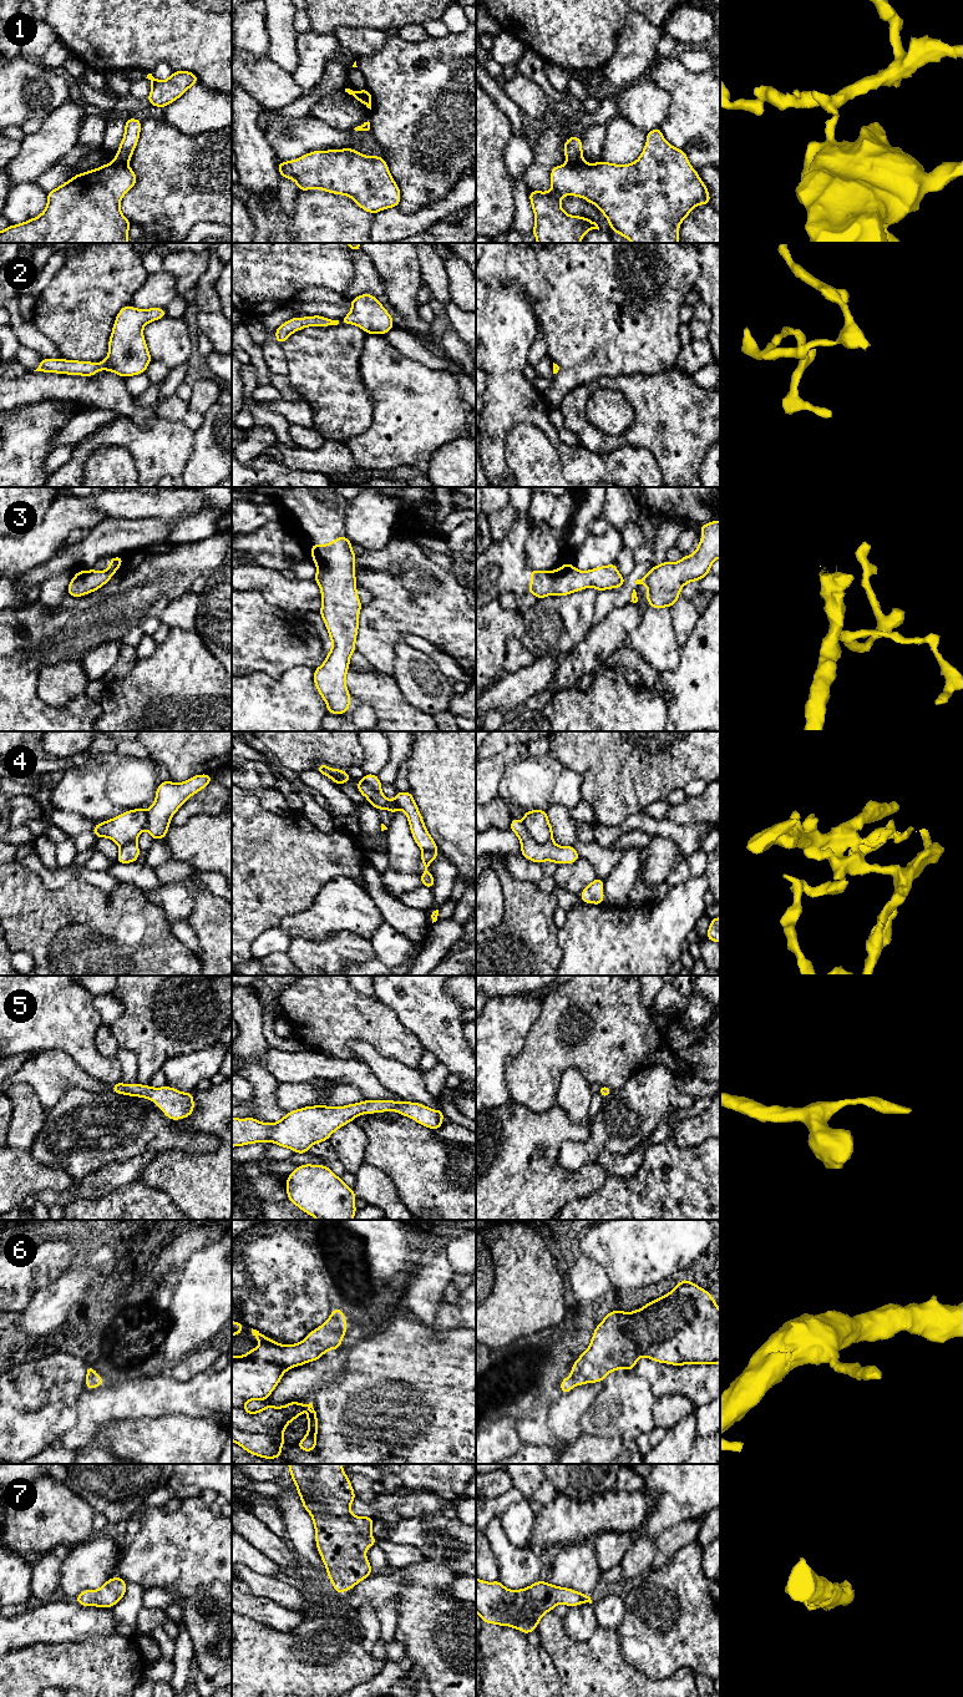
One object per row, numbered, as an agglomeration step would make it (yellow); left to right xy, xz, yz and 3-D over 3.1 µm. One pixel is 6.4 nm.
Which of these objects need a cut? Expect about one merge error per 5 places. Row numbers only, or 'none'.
1, 4

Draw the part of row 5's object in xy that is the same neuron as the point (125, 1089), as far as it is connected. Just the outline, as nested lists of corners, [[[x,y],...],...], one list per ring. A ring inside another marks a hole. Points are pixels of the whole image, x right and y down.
[[[118,1081],[112,1085],[112,1091],[122,1095],[147,1098],[163,1110],[171,1120],[188,1118],[194,1110],[193,1093],[182,1093],[171,1086],[152,1088],[141,1084],[123,1084]]]

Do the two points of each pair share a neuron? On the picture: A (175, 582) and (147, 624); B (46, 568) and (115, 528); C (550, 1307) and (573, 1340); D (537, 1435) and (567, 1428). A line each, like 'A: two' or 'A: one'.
A: two
B: one
C: two
D: two

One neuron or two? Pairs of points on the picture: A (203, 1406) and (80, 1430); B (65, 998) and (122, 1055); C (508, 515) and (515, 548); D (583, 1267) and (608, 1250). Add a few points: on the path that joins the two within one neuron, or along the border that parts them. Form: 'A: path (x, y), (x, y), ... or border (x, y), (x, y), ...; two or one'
A: path (172, 1401), (111, 1402); one
B: border (115, 1055), (120, 1063), (121, 1080); two
C: border (516, 512), (508, 533), (502, 540), (493, 542); two
D: border (582, 1254), (594, 1259), (604, 1269), (611, 1285); two

